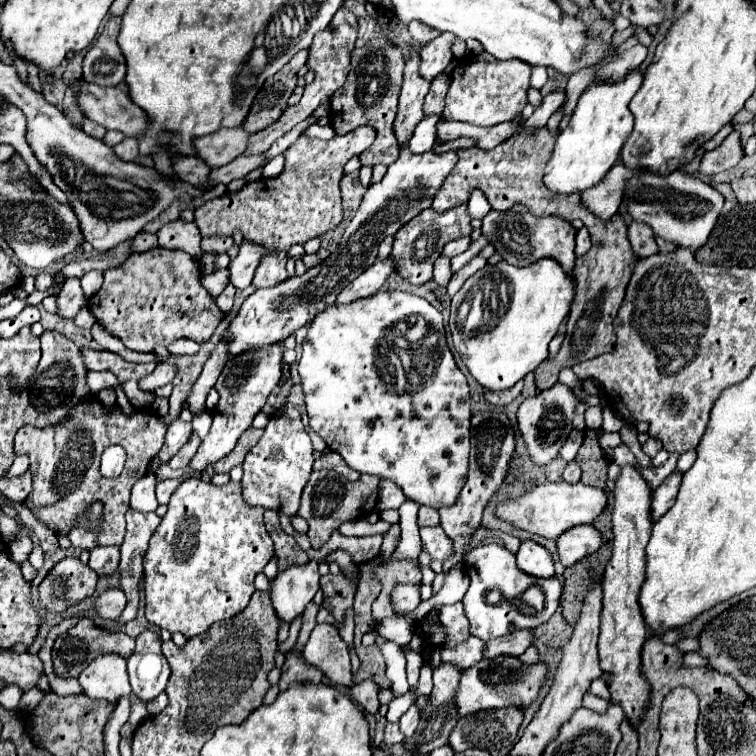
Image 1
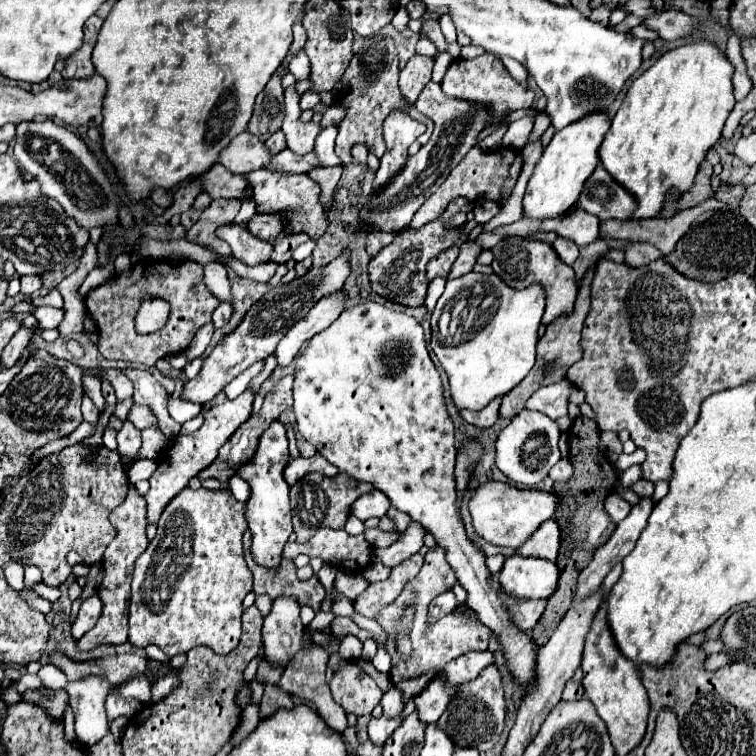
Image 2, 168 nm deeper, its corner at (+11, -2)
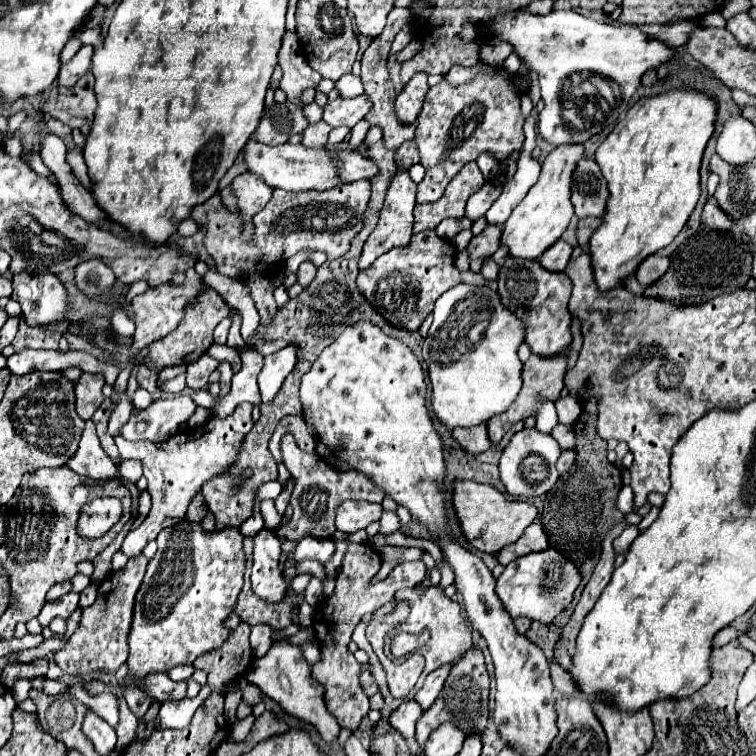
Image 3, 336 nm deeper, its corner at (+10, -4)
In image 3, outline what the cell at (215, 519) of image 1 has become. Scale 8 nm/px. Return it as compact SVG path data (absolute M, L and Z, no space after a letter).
M182 520L182 524L158 534L156 542L158 552L150 560L144 582L136 594L134 622L128 636L130 656L126 664L132 680L124 688L124 698L136 718L142 718L154 702L142 684L146 676L168 672L178 664L190 664L202 652L226 642L230 630L224 628L224 620L232 614L246 568L238 528L204 532L200 524Z

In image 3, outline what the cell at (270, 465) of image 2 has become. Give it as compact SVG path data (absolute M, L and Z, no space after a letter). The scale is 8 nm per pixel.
M262 530L254 536L254 566L252 566L252 592L266 602L282 602L288 586L278 568L280 540L274 532Z

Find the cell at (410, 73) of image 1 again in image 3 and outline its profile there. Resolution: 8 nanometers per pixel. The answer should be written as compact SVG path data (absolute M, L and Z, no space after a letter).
M398 170L396 176L394 176L394 180L392 180L392 184L390 184L390 188L388 188L386 200L384 200L384 208L380 212L378 226L374 228L374 232L370 234L370 238L364 244L364 250L362 250L362 256L360 256L360 262L358 262L360 270L370 268L372 262L378 256L382 256L384 252L388 252L392 248L402 248L402 246L408 246L410 244L412 224L414 224L414 218L412 218L414 204L416 204L416 184L408 176L408 170Z

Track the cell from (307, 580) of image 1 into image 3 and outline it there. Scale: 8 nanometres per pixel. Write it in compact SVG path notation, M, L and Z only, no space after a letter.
M284 638L274 642L270 652L264 658L250 664L244 678L246 678L246 682L258 686L262 690L262 694L268 696L270 700L274 700L288 716L294 716L298 720L312 724L326 744L332 744L336 740L340 726L338 726L336 718L326 710L324 688L322 688L322 684L318 684L318 680L312 678L310 664L304 660L300 646L288 644Z

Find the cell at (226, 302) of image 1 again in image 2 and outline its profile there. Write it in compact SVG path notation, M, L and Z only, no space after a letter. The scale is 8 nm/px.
M221 302L221 304L215 308L215 312L213 312L213 324L215 324L215 328L221 328L221 326L229 320L231 312L233 312L231 304L229 304L229 302Z

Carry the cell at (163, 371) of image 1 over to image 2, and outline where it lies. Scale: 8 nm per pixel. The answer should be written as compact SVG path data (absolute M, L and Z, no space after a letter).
M105 372L103 380L109 380L113 384L117 400L127 400L127 398L133 396L133 382L125 374L109 374L109 372Z

